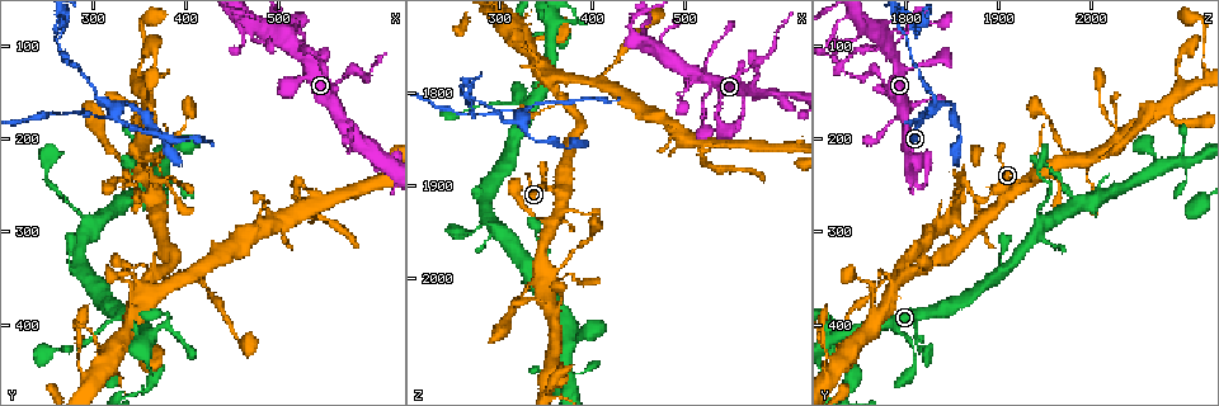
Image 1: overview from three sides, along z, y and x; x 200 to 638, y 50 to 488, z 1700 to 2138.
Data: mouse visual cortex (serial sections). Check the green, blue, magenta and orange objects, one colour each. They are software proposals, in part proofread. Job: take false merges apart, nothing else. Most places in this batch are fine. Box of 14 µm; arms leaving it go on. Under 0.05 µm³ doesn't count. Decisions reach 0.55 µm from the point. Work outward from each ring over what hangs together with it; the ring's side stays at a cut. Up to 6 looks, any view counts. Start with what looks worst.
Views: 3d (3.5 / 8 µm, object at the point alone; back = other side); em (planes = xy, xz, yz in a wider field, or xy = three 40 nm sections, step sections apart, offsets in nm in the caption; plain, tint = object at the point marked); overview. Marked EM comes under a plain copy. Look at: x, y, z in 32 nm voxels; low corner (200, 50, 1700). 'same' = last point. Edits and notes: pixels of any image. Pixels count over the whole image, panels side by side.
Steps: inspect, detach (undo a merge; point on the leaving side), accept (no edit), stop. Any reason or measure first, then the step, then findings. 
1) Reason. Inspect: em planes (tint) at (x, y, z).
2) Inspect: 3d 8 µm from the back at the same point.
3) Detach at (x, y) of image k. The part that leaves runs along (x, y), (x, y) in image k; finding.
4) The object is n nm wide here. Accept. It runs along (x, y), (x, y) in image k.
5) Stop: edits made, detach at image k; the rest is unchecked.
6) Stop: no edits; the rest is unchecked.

Four arms meet. Inspect: 3d 8 µm at (325, 165, 1830).

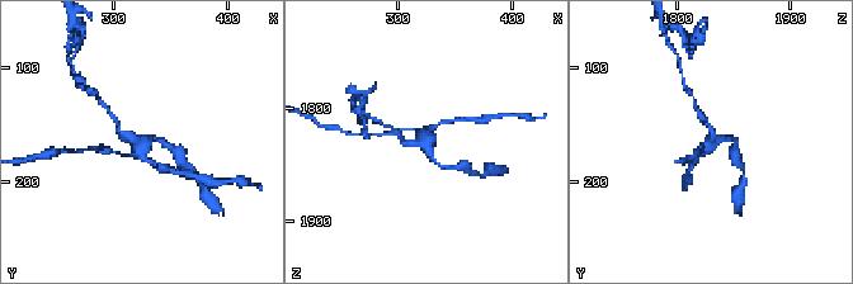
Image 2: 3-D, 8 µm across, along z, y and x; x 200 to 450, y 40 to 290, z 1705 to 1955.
Inspect: 3d 3.5 µm at (320, 166, 1834).

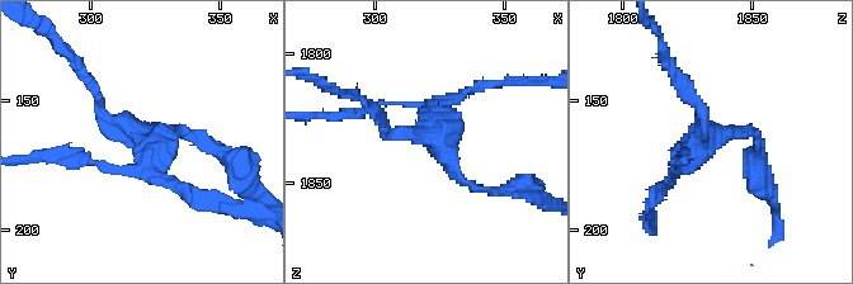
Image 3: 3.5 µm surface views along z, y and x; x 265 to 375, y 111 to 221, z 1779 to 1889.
4 arms meet here; the arms are 100, 150, 150, 150 nm wide. Inspect: em xy step 5 (tint) at (321, 164, 1833).

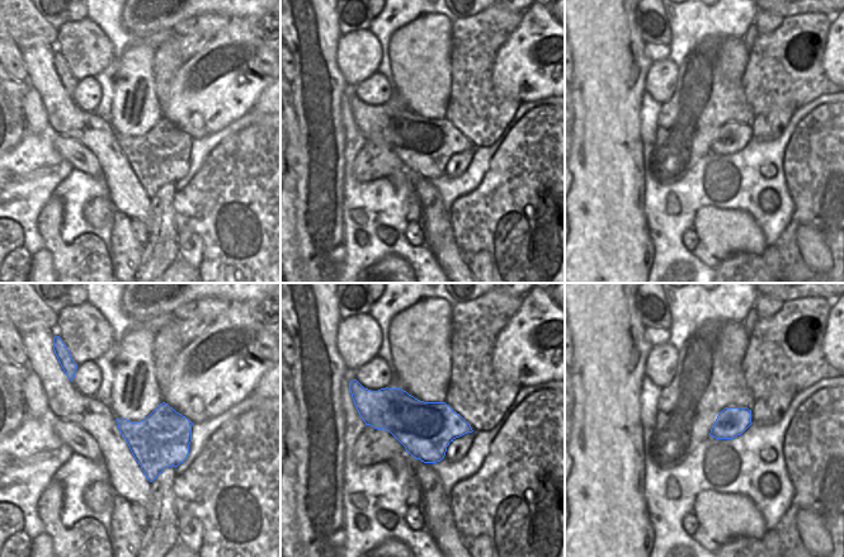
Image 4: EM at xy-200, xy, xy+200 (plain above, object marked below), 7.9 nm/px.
Detach at (444, 151) of image 3. The part that leaves runs along (439, 117), (432, 136), (385, 133), (373, 110) in image 3; two cells meet here.

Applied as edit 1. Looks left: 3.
See it whole again. Inspect: overview.

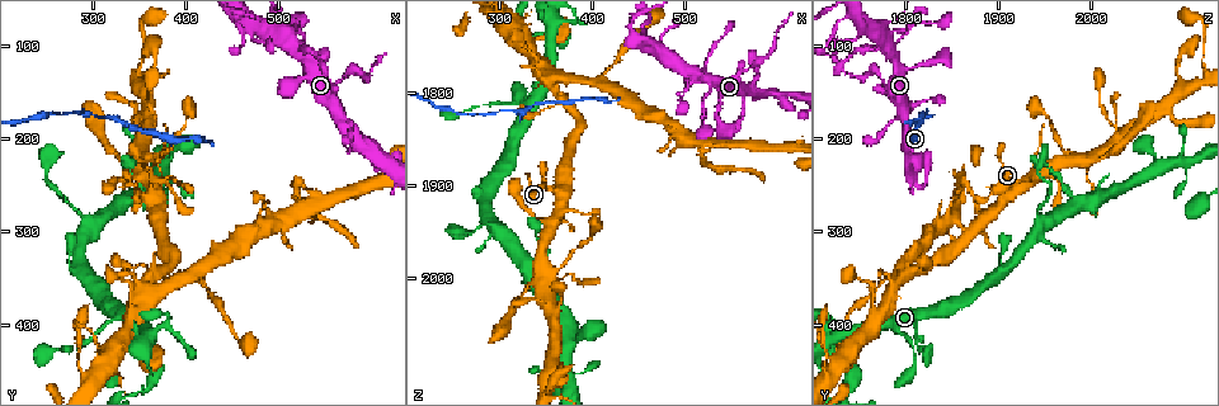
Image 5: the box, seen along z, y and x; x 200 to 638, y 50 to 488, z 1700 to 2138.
Calibre changes. Inspect: 3d 3.5 µm at (410, 350, 1790).

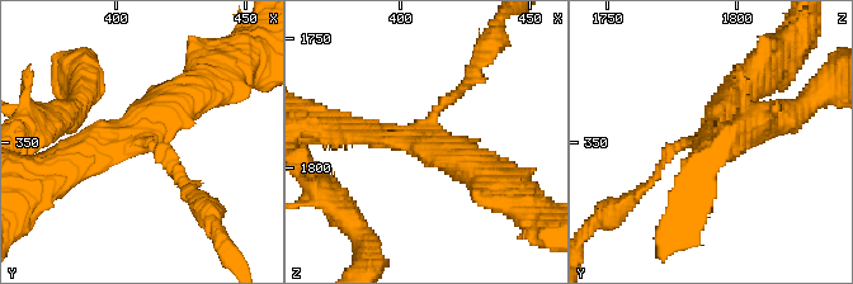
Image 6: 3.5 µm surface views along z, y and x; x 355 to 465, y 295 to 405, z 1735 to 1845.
3 arms meet here; the arms are 150, 300, 450 nm wide. Inspect: em planes (tint) at (408, 348, 1788).

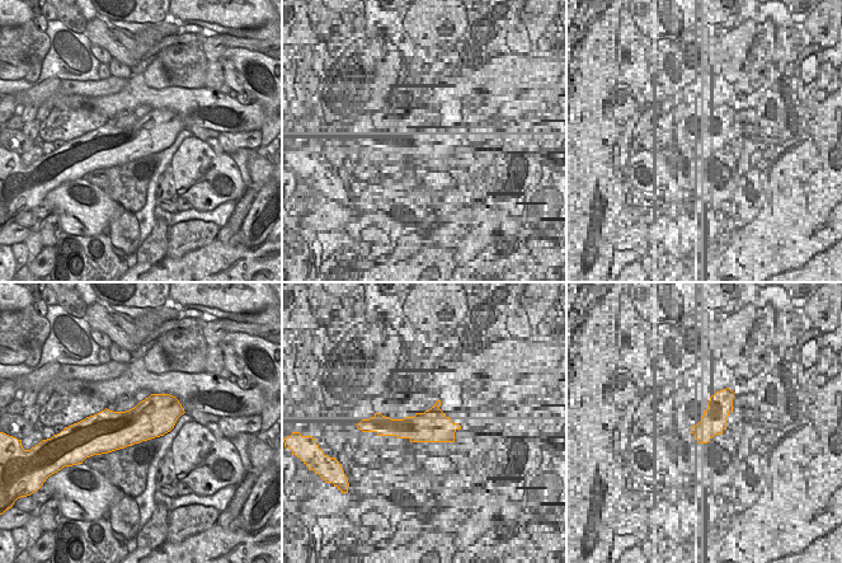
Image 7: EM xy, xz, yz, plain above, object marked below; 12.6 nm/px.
Accept. It runs along (62, 166), (117, 147), (198, 89) in image 6; one cell here.

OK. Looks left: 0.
Stop: edits made, detach at image 3; the rest is unchecked.

